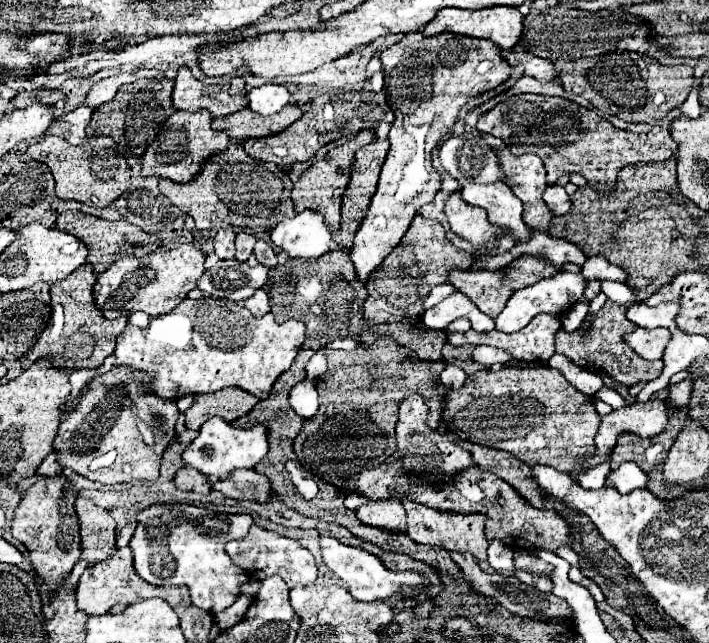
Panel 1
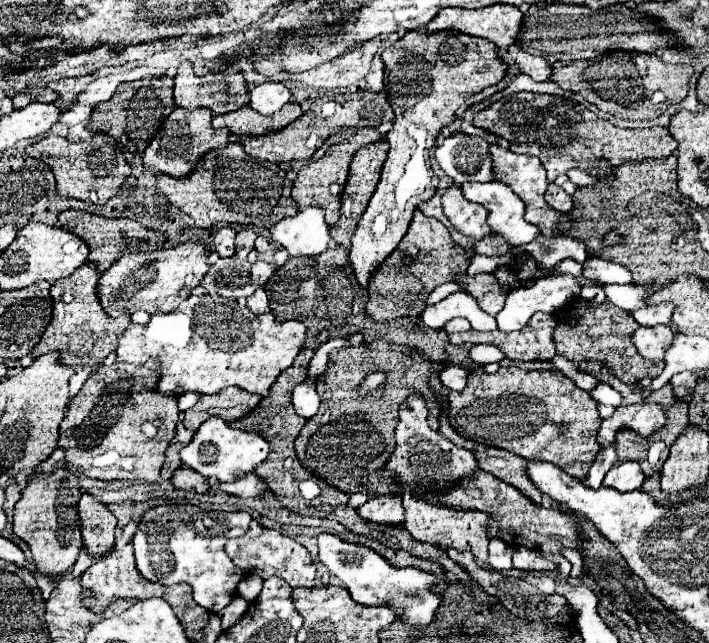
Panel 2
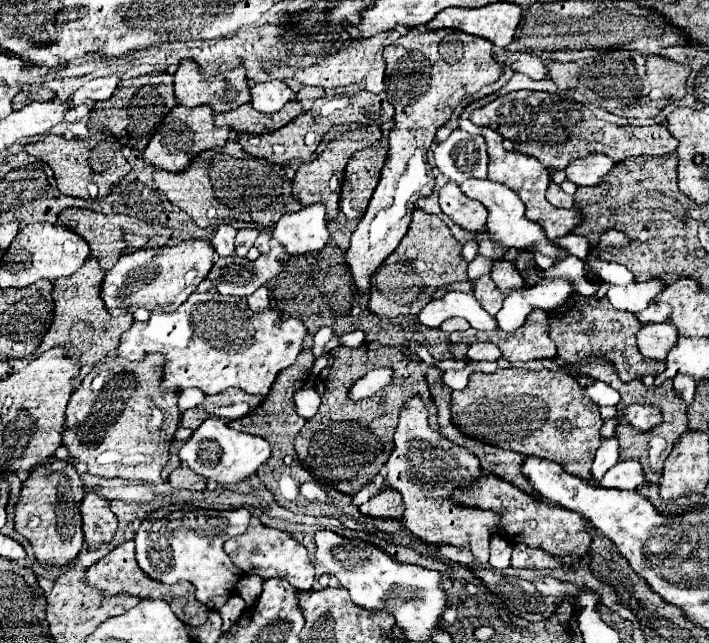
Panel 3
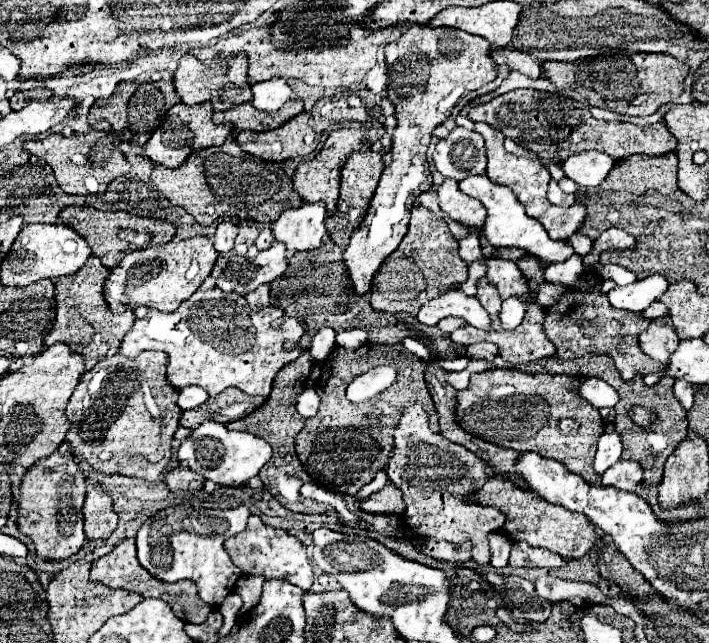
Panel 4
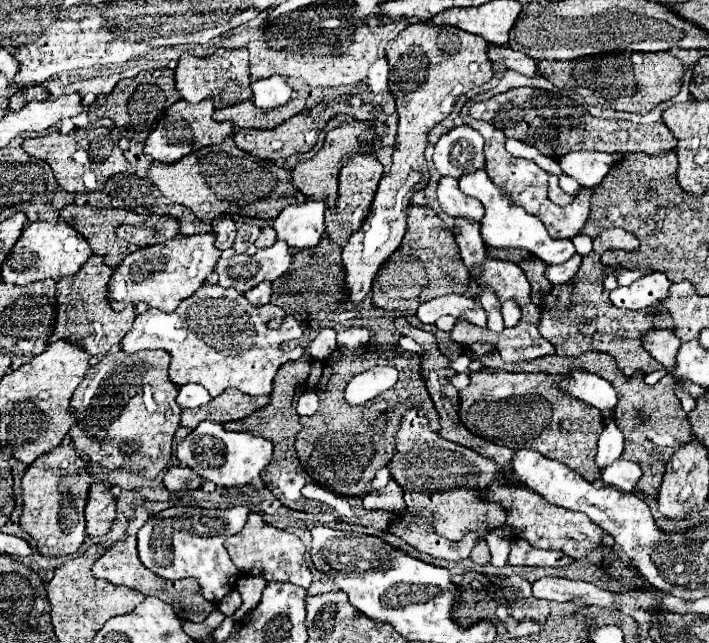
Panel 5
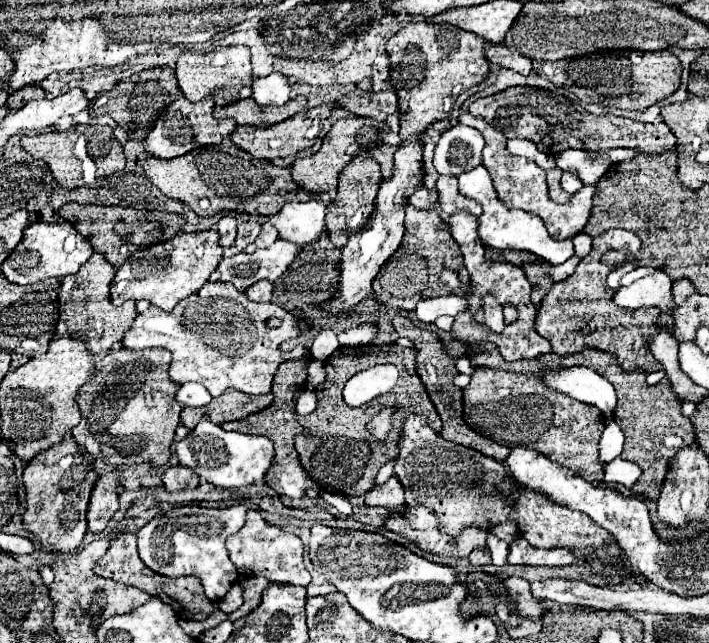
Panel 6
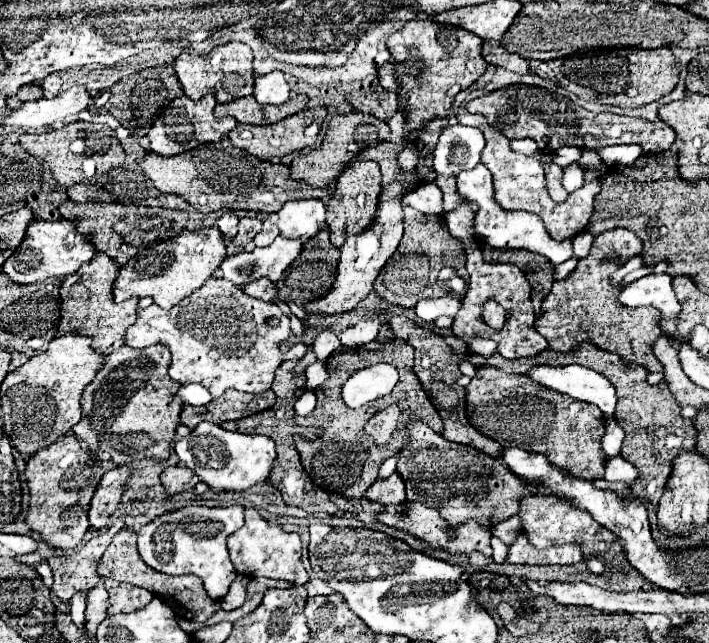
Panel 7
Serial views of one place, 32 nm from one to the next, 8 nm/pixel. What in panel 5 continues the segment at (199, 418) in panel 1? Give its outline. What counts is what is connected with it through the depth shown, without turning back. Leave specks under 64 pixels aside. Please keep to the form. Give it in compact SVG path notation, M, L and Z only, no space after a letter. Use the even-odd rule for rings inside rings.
M226 388L220 396L212 398L206 406L184 410L180 424L186 428L196 428L204 420L226 424L250 416L252 412L266 406L268 402L270 402L268 396L248 396L236 388Z

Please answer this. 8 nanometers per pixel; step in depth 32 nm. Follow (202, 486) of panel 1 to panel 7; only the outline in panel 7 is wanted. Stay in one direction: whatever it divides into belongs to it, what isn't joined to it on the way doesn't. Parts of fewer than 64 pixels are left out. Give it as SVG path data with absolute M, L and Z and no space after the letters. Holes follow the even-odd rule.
M172 466L166 468L160 476L164 488L168 494L176 494L176 492L184 492L184 490L192 490L200 478L186 466Z

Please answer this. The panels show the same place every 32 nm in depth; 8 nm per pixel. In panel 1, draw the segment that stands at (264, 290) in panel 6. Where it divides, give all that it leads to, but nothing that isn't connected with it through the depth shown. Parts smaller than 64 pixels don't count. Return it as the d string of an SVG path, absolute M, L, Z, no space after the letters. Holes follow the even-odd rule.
M262 288L256 290L256 294L246 300L246 308L248 308L248 310L252 312L252 316L256 316L256 318L268 314L268 312L270 312L270 302L268 302L266 292L264 292Z

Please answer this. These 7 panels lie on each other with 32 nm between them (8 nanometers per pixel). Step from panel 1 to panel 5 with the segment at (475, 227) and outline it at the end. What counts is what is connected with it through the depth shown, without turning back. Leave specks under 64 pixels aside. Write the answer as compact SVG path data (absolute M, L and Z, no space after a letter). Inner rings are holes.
M442 178L438 184L438 202L444 214L452 218L466 218L480 222L484 216L484 206L476 202L474 198L468 198L460 192L458 180L454 178Z

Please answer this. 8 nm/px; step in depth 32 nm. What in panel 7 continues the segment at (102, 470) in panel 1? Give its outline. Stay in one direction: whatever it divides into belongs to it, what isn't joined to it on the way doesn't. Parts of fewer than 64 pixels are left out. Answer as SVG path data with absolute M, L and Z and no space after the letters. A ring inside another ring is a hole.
M162 344L142 350L122 346L112 354L108 354L94 380L82 392L80 398L82 420L76 424L76 428L72 428L74 436L80 442L84 442L92 454L108 452L110 462L114 462L116 466L132 464L144 458L156 458L160 462L168 460L170 442L174 438L176 426L180 424L180 410L182 410L182 402L176 396L180 386L168 376L168 366L170 366L170 352Z

